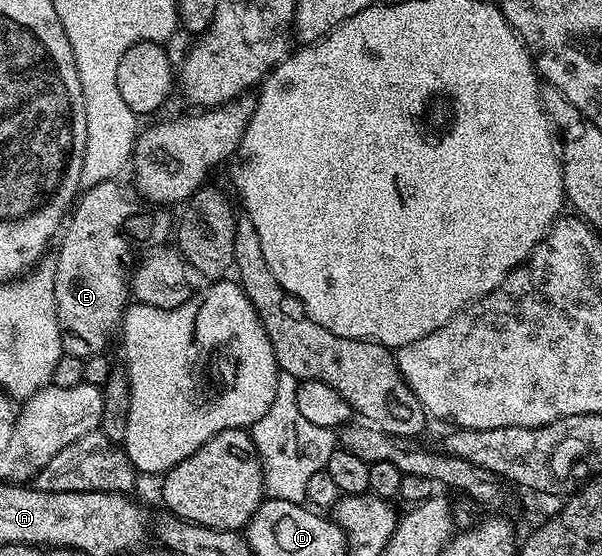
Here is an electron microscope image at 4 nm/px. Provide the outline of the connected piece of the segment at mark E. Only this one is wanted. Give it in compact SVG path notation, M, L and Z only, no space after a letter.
M109 179L95 187L85 188L74 204L72 214L57 244L59 247L54 265L54 292L56 293L56 317L60 321L62 349L65 354L75 355L83 361L93 355L103 354L107 350L106 346L109 345L110 338L113 335L115 338L122 326L122 315L125 314L128 306L126 258L130 255L130 239L126 236L126 231L136 242L142 243L147 239L150 245L165 244L166 234L169 231L171 234L172 231L172 215L170 219L169 213L166 212L169 210L159 209L143 201L129 186L121 187L120 184L121 182Z

